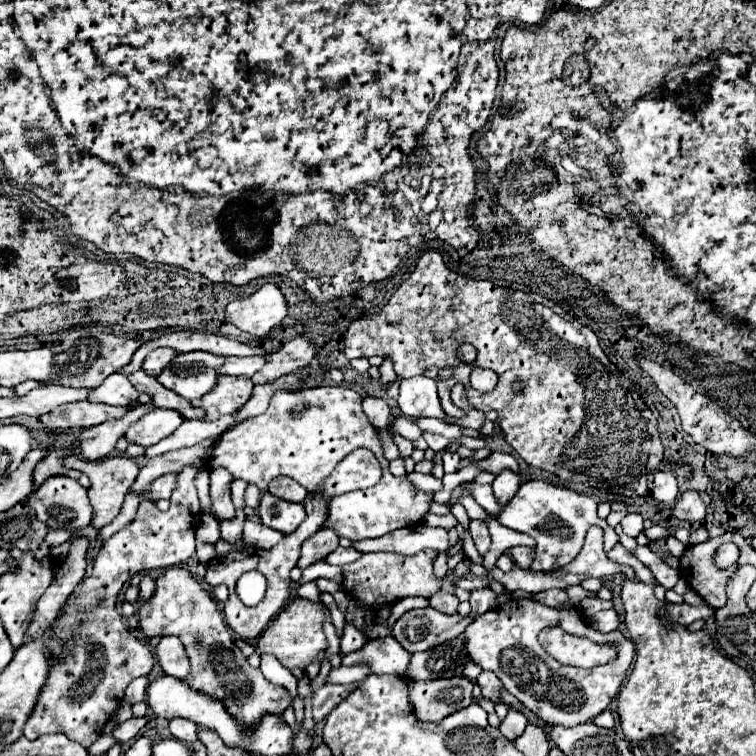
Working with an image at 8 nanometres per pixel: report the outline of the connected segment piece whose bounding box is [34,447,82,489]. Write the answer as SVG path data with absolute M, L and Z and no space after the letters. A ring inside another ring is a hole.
M58 447L58 449L52 449L44 459L42 463L38 463L38 467L34 469L34 489L42 485L44 479L52 477L52 475L68 475L72 479L78 479L82 473L80 471L74 471L74 469L68 469L64 465L64 457L72 455L74 451L68 449L68 447Z

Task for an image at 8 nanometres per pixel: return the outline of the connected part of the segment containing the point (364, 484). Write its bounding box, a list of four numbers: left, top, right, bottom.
[316,449,382,501]

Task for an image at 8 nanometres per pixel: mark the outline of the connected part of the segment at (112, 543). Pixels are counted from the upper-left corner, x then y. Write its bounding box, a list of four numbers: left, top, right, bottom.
[24,467,202,749]

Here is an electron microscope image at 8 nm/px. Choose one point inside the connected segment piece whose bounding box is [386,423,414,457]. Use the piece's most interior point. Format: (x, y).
(406, 447)

